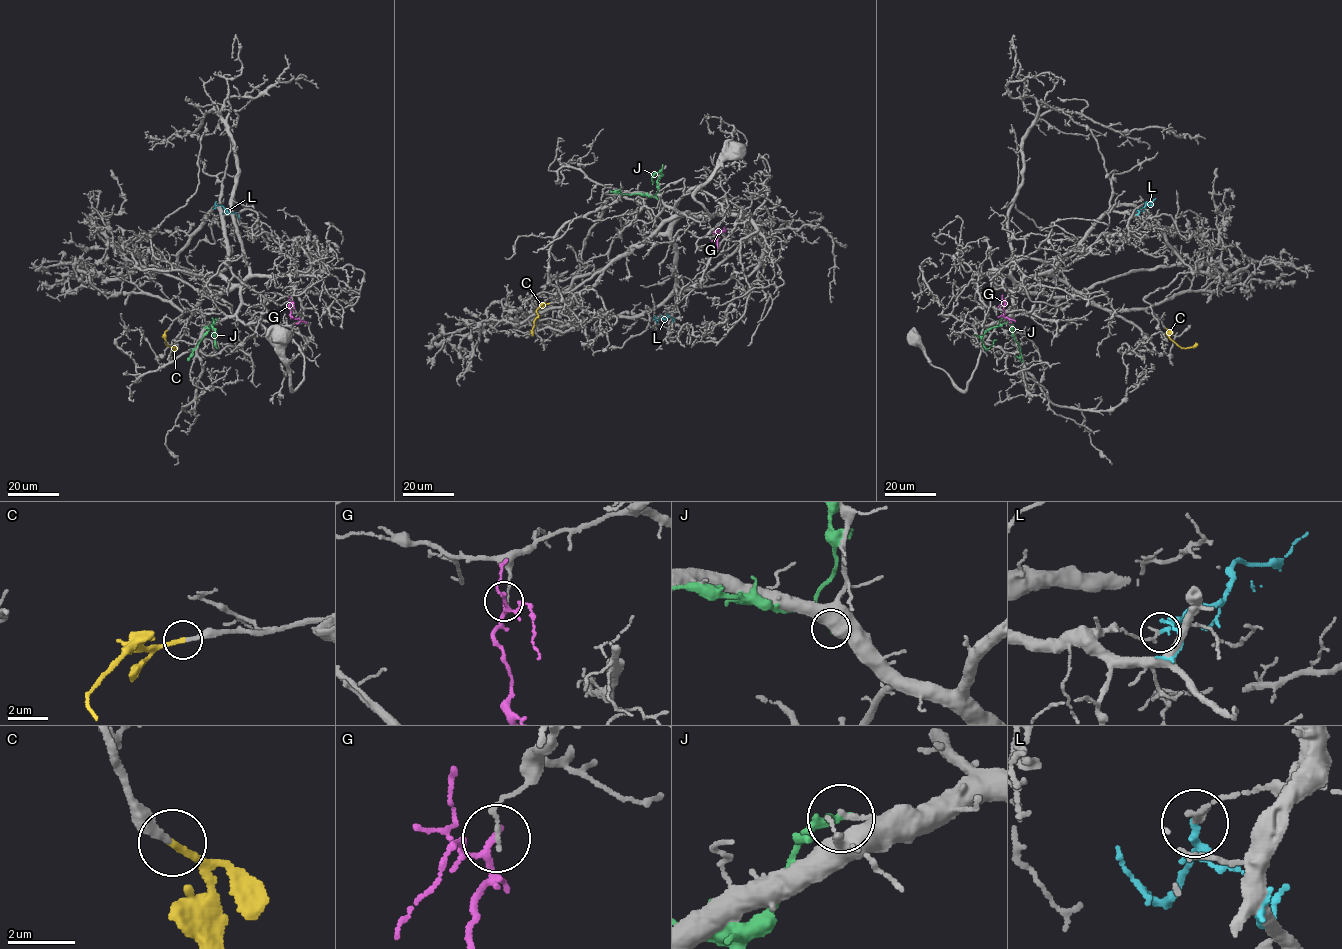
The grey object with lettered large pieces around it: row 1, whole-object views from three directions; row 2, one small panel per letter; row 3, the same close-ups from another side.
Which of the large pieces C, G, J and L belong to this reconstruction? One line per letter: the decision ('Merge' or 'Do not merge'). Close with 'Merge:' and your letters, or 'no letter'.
C: Merge
G: Do not merge
J: Do not merge
L: Do not merge
Merge: C

